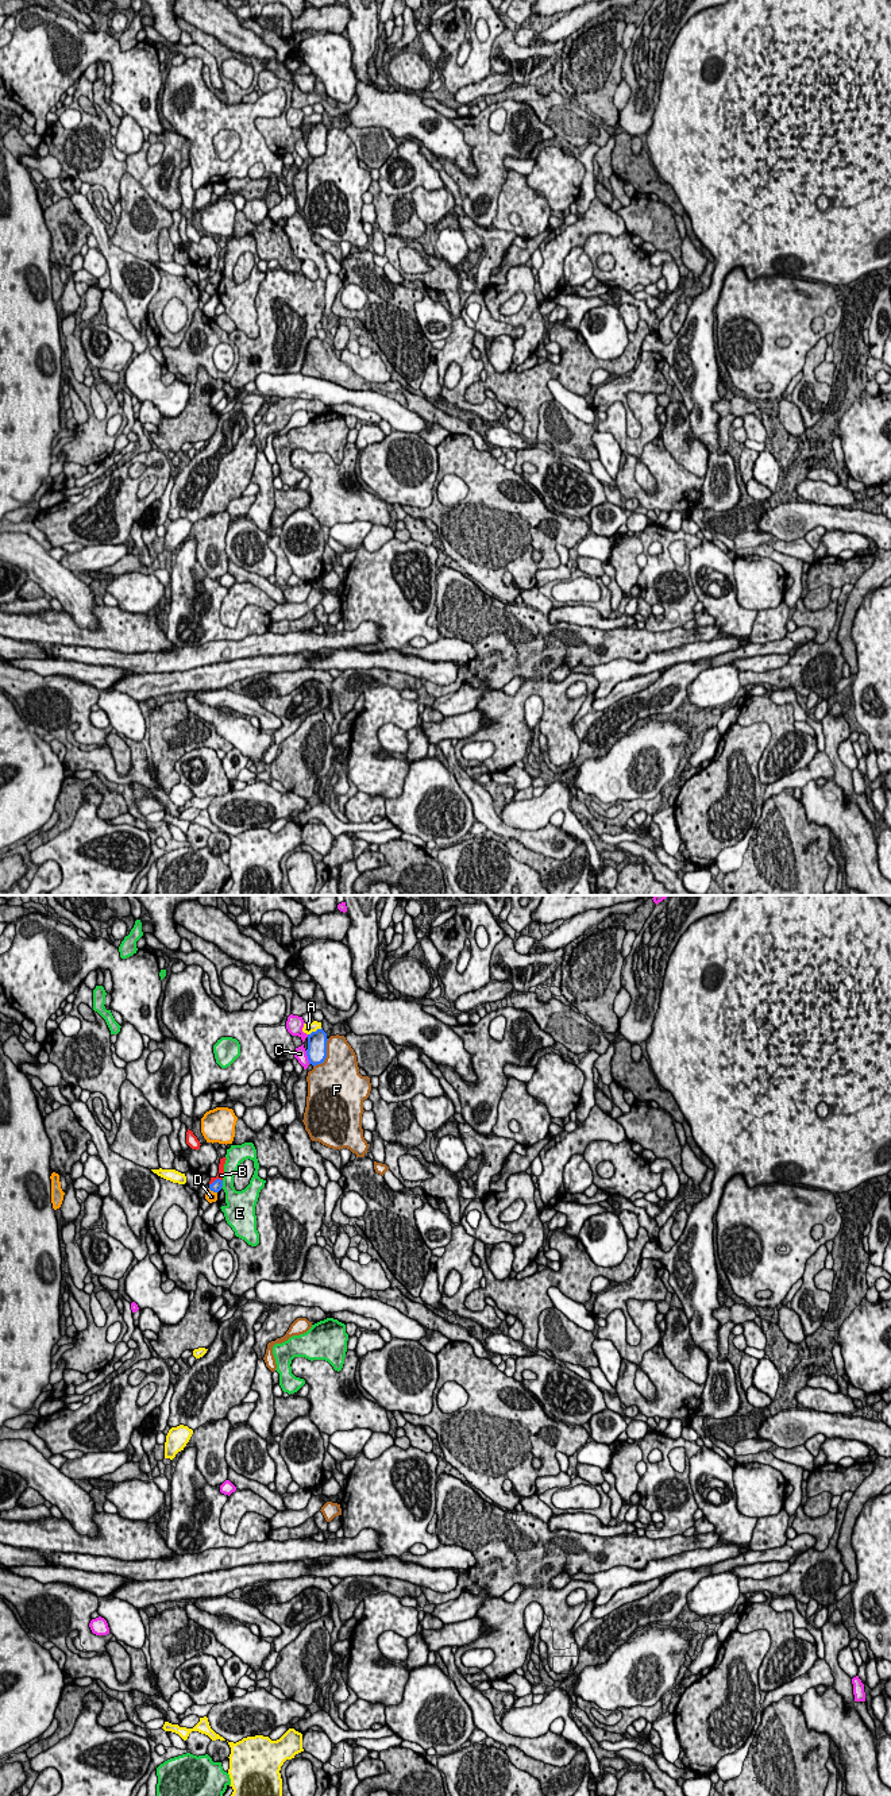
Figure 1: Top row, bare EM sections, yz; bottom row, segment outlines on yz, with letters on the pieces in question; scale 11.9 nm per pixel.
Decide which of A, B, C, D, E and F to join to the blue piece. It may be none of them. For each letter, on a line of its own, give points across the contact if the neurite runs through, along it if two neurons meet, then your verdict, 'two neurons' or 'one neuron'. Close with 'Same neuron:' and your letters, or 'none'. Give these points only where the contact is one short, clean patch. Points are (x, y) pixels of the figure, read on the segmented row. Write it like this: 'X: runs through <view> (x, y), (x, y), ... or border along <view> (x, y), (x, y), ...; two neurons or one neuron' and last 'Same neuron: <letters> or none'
A: two neurons
B: border along yz (222, 1179), (215, 1179), (209, 1184); two neurons
C: border along yz (305, 1051), (309, 1063); two neurons
D: two neurons
E: two neurons
F: two neurons
Same neuron: none

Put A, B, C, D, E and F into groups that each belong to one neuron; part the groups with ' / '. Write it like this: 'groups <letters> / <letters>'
groups A B / C / D / E / F

